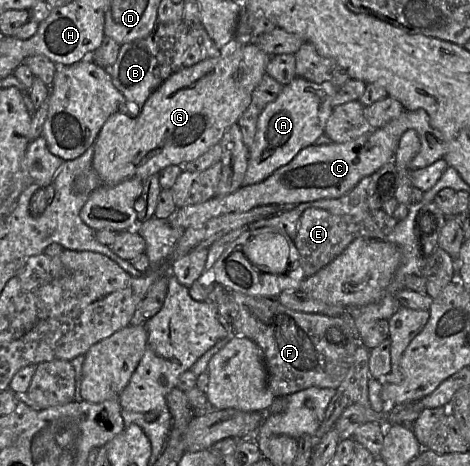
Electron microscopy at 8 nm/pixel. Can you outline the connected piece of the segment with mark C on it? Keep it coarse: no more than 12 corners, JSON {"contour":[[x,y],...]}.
{"contour":[[422,108],[354,140],[305,147],[265,180],[177,208],[186,230],[223,214],[341,197],[421,142],[410,170],[444,157]]}

